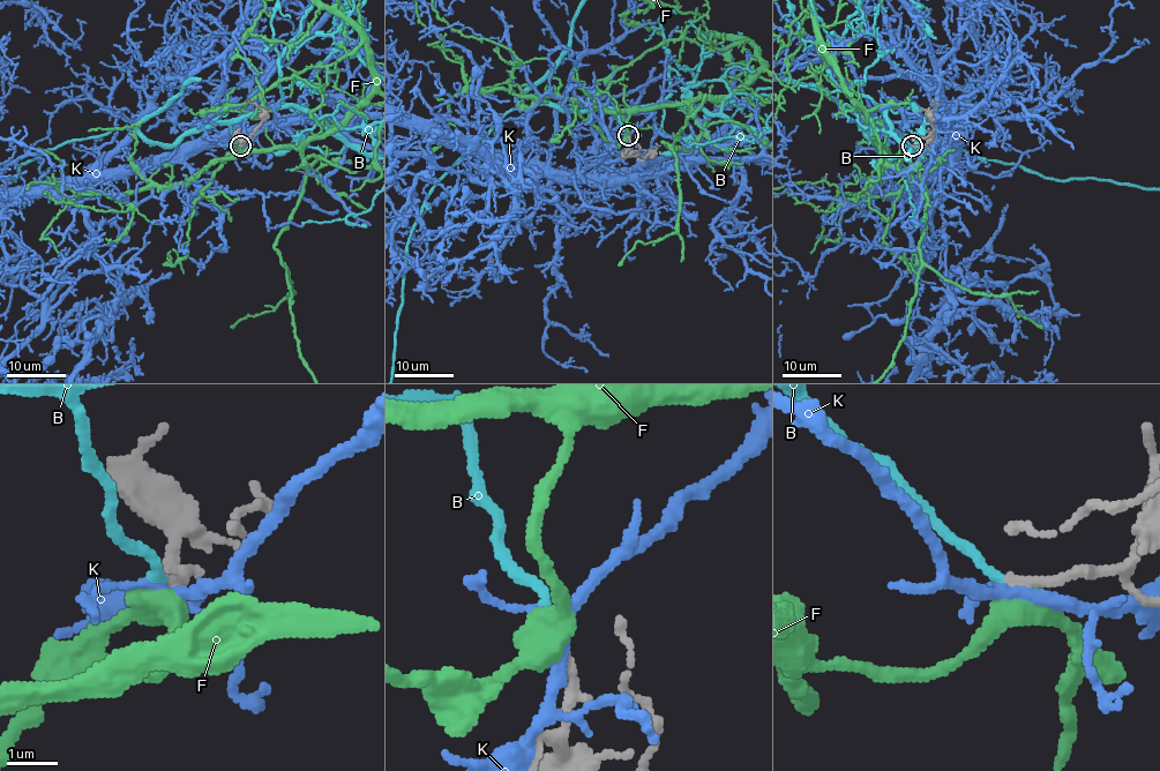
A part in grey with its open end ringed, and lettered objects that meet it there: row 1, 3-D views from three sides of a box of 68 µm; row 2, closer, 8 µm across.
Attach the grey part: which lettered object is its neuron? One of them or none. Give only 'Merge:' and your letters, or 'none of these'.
Merge: B

